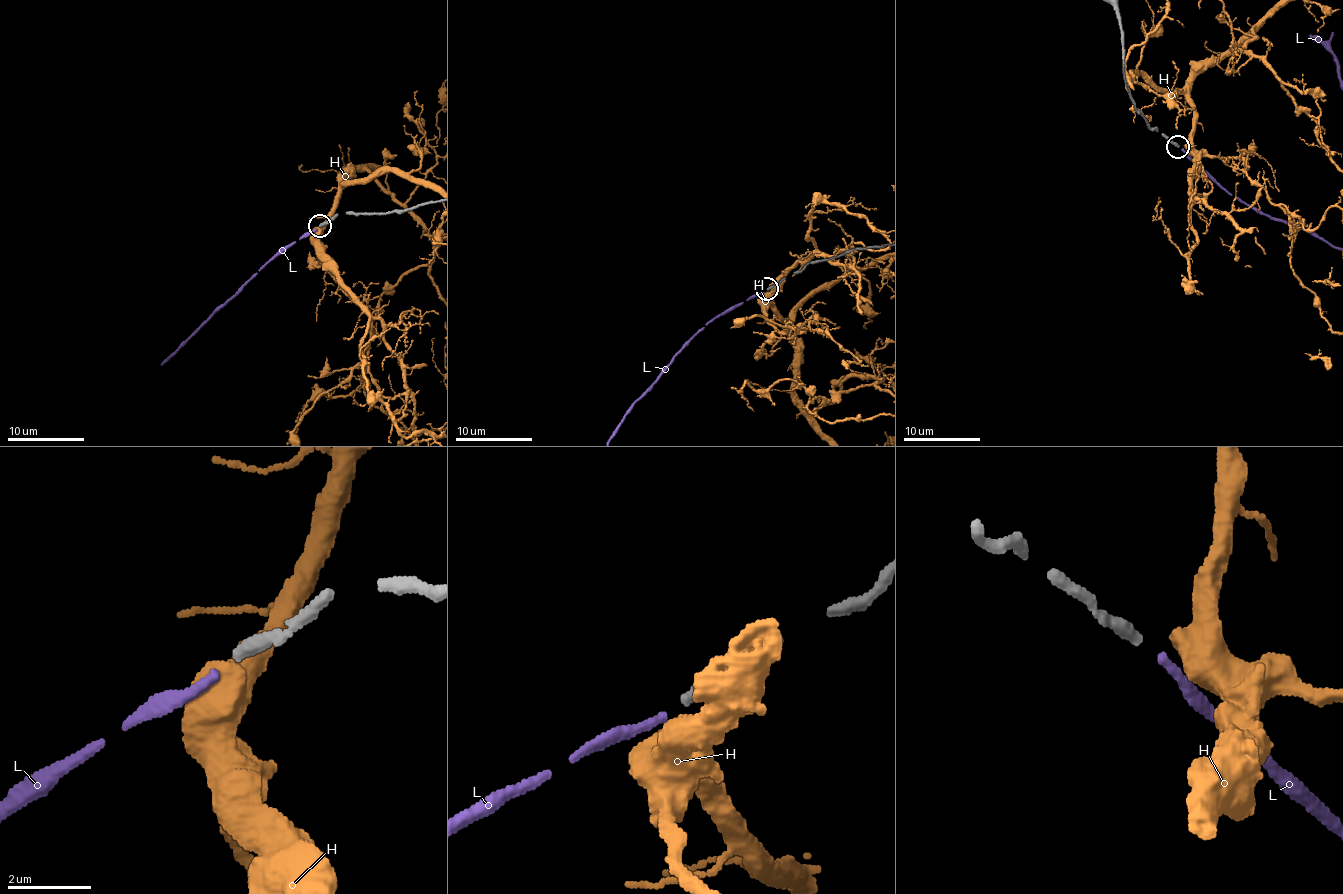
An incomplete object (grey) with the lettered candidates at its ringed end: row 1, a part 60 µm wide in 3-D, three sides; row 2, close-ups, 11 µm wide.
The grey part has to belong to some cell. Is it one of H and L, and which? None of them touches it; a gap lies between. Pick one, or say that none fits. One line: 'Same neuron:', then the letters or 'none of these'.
Same neuron: L

